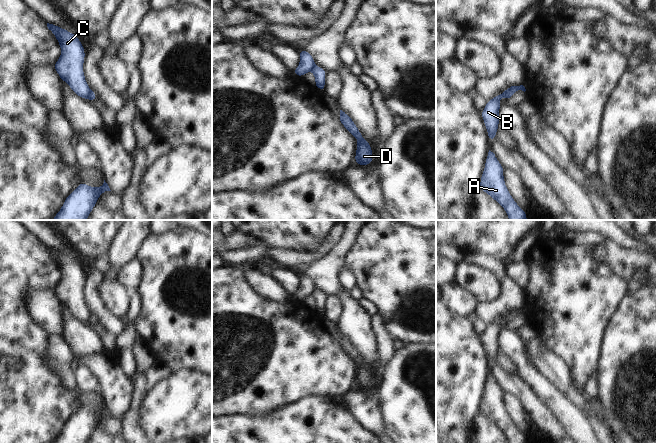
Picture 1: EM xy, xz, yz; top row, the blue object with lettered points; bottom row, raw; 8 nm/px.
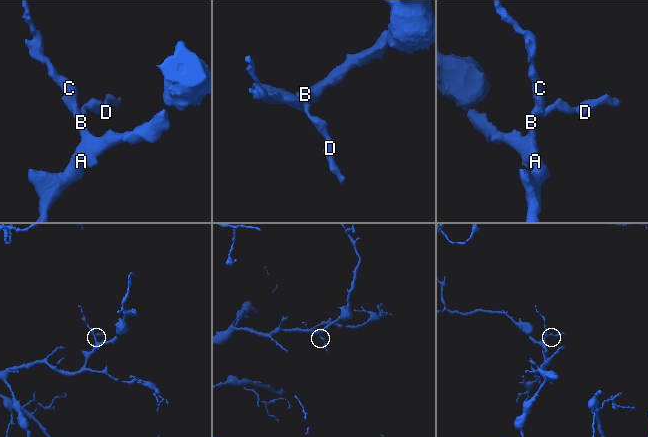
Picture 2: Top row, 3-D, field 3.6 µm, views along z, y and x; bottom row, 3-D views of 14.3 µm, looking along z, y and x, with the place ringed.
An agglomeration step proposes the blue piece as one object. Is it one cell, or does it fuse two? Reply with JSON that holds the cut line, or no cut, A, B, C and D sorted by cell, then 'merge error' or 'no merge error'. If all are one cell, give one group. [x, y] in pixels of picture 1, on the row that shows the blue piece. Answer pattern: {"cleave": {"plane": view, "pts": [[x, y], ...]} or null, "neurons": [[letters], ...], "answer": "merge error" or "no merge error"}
{"cleave": {"plane": "yz", "pts": [[510, 87], [503, 96]]}, "neurons": [["A", "B", "C"], ["D"]], "answer": "merge error"}

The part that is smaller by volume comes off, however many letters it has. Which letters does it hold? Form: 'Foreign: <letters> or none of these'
Foreign: D

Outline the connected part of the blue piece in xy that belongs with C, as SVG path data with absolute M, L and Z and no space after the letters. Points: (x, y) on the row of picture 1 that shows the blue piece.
M47 23L47 27L55 35L61 49L61 55L53 68L60 79L66 82L76 95L87 99L91 89L83 72L85 49L81 41L75 34L58 25Z

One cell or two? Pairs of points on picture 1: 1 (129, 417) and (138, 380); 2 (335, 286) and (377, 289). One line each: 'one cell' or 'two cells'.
1: one cell
2: two cells

